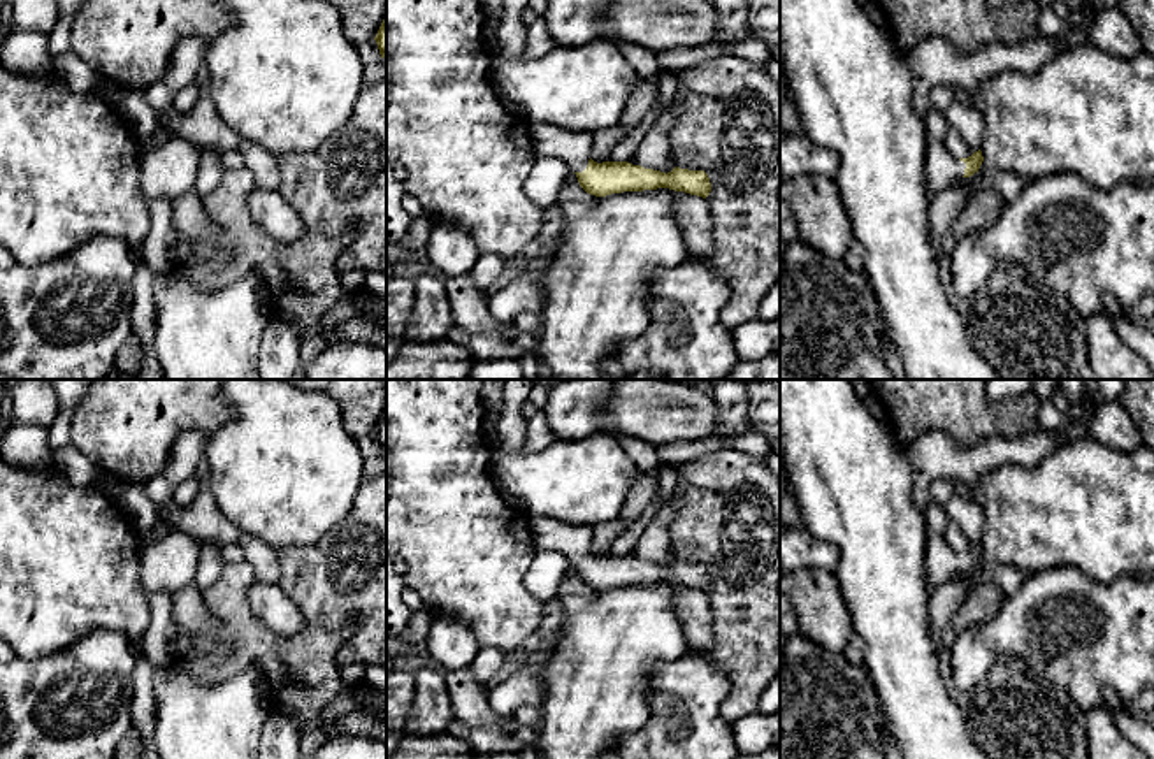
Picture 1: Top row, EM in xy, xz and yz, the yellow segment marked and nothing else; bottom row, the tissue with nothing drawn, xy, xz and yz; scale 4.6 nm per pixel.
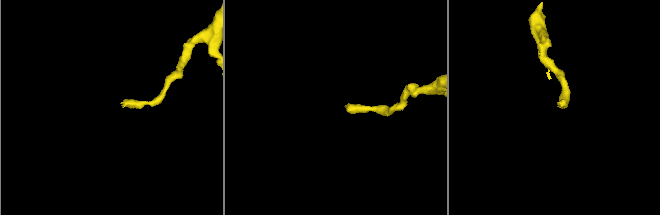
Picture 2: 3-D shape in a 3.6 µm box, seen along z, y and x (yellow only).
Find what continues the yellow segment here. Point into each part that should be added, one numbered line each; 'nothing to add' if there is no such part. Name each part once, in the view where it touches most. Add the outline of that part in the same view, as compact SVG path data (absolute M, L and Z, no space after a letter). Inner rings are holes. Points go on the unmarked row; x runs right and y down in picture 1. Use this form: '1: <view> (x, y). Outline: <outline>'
1: xz (575, 542). Outline: M530 518L530 534L537 548L550 548L583 566L592 548L592 525L562 524L552 518Z

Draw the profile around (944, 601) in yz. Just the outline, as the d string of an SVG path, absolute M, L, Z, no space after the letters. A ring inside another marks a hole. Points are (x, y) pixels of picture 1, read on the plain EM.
M950 580L940 587L929 590L927 599L927 624L931 638L938 643L941 632L956 617L959 606L966 599L968 592L978 583L968 583L964 580Z

